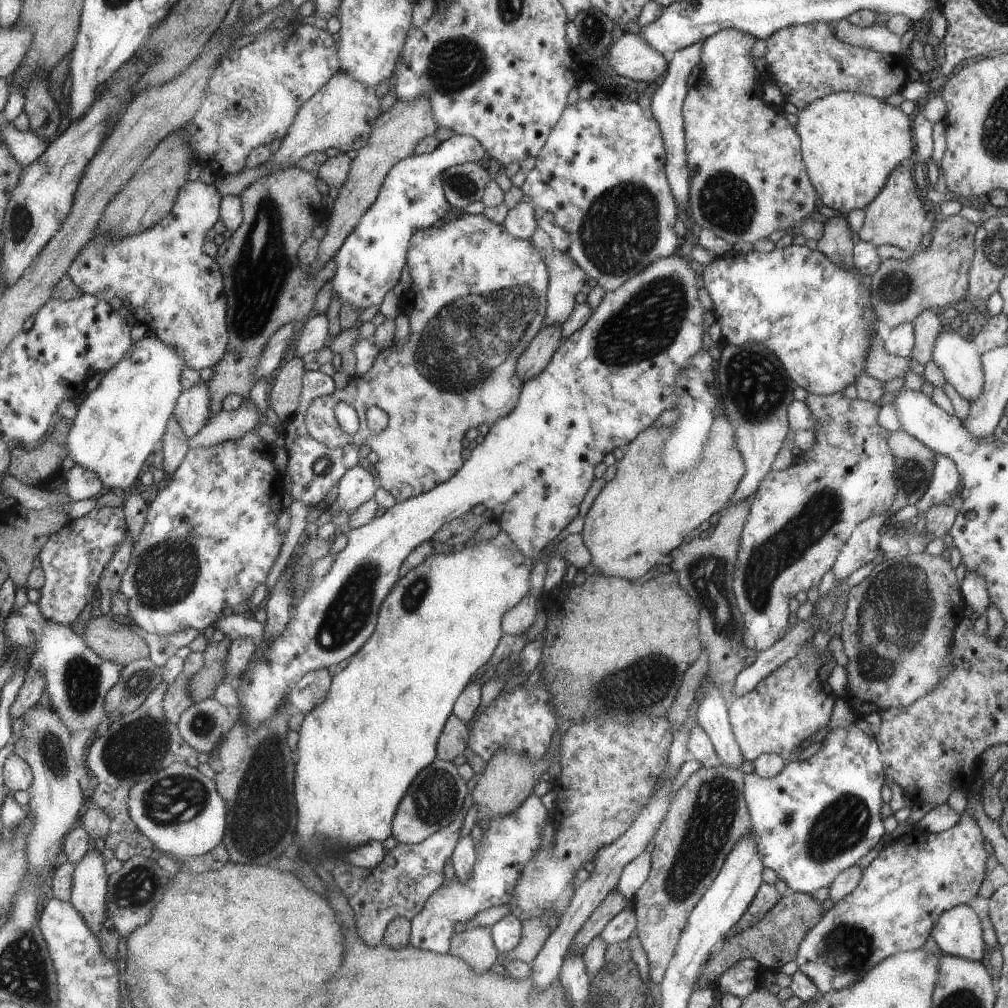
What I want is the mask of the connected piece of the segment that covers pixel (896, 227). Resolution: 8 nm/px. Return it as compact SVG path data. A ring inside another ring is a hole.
M895 166L886 178L881 192L864 208L863 224L856 233L861 241L870 242L873 246L887 245L907 251L910 255L914 254L923 236L923 205L915 194L915 182L911 178L911 172L903 166Z

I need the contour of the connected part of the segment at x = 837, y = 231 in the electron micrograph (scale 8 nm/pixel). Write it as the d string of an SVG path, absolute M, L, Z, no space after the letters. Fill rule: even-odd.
M837 214L827 218L823 225L823 234L816 242L816 248L829 257L839 267L851 270L854 266L852 259L853 242L851 242L851 230L844 215Z

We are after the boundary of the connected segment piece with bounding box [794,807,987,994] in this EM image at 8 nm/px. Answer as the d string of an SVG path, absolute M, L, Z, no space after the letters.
M965 807L959 820L938 833L911 828L891 844L881 848L877 857L863 869L859 884L841 900L833 903L831 909L822 913L822 918L798 945L794 958L799 969L821 994L841 990L859 982L879 962L899 951L915 950L922 946L930 935L935 921L957 905L965 905L977 895L979 884L985 878L985 858L978 822Z

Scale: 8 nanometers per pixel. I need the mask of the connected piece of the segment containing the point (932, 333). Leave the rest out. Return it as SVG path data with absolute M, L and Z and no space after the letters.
M925 310L912 320L914 329L914 343L909 358L919 364L932 362L935 341L941 334L941 324L937 318L938 312Z

